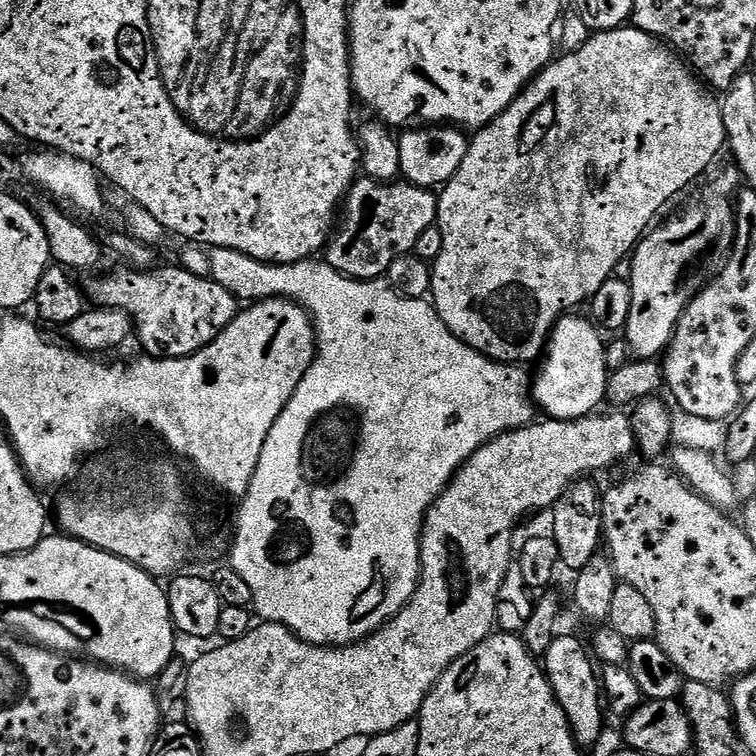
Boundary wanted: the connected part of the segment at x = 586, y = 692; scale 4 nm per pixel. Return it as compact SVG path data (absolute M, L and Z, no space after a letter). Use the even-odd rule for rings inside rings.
M558 634L555 639L552 640L542 658L542 667L545 674L548 675L548 681L556 695L556 701L559 702L562 706L562 710L566 714L568 728L572 731L572 736L576 740L576 743L581 746L598 743L600 735L604 732L604 712L606 716L606 708L605 705L604 708L600 705L600 700L602 701L602 684L598 679L597 665L590 655L587 645L585 643L583 645L580 639L570 634Z

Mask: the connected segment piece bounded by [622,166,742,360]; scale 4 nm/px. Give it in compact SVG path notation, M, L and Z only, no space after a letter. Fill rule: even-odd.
M729 166L725 172L718 173L705 188L699 188L697 187L697 192L689 198L688 205L677 214L676 220L662 225L661 228L653 227L636 245L631 257L630 318L622 330L622 336L627 341L629 353L635 359L656 360L667 349L690 302L713 278L720 275L720 271L728 263L728 257L732 255L732 246L736 242L734 197L741 191L742 177L735 167Z

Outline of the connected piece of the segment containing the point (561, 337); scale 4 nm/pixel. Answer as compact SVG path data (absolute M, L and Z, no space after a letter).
M565 314L552 328L548 343L539 361L534 383L530 391L533 401L544 407L543 415L554 420L581 420L584 416L593 415L601 403L605 403L608 395L608 378L610 371L607 368L607 354L605 352L606 340L601 329L591 319L576 316L580 314Z

